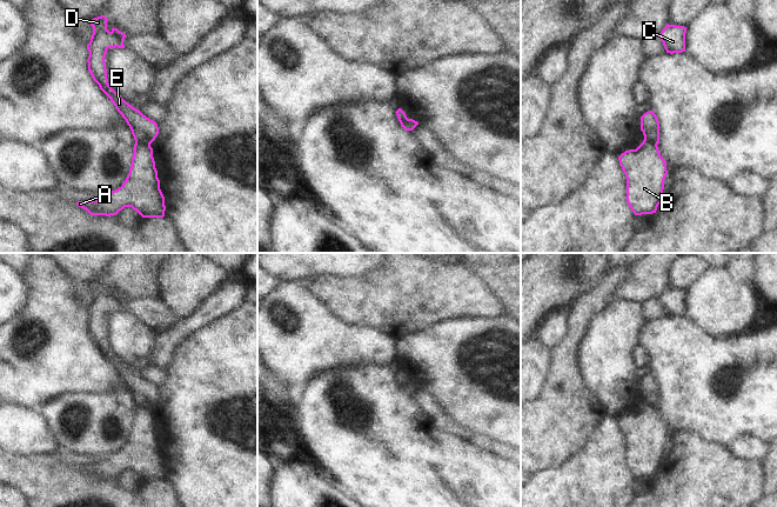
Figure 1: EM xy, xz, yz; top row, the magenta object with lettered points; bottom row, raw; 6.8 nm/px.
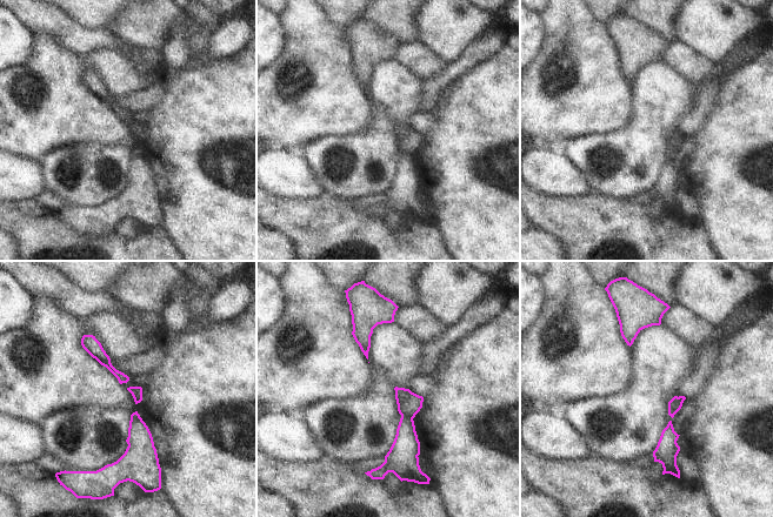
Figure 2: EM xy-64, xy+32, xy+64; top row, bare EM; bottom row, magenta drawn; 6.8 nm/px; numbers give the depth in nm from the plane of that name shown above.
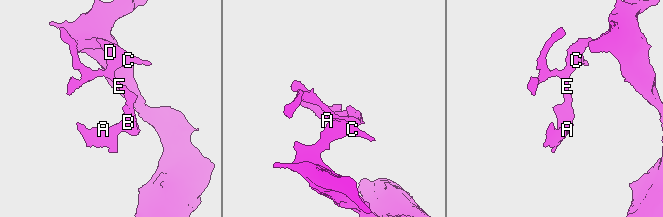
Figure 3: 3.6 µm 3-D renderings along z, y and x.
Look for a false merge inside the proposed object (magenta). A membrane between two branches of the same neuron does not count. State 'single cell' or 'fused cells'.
fused cells

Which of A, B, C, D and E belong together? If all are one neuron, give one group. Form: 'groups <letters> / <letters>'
groups A B / C D E

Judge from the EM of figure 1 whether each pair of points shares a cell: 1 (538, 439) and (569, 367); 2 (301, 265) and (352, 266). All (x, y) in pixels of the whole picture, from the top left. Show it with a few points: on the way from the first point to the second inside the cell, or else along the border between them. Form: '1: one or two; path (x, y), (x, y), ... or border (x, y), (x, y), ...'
1: one; path (556, 421), (565, 412), (565, 385)
2: one; path (314, 265), (339, 265)

